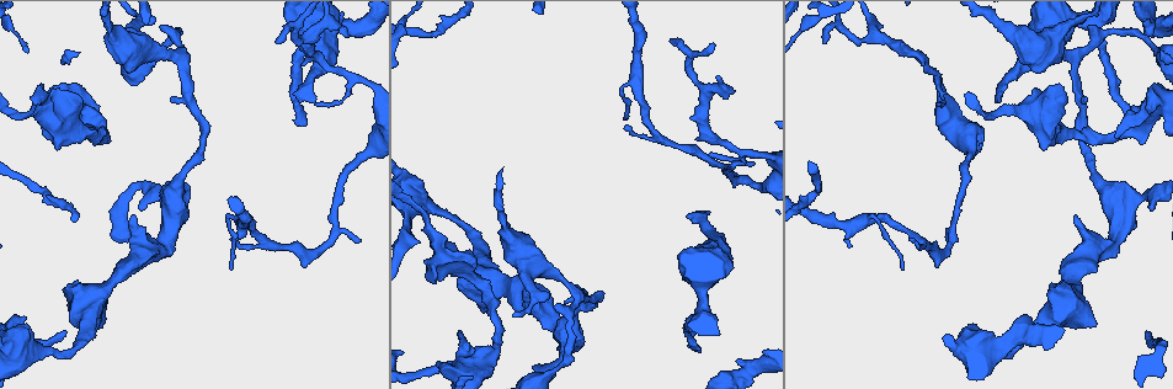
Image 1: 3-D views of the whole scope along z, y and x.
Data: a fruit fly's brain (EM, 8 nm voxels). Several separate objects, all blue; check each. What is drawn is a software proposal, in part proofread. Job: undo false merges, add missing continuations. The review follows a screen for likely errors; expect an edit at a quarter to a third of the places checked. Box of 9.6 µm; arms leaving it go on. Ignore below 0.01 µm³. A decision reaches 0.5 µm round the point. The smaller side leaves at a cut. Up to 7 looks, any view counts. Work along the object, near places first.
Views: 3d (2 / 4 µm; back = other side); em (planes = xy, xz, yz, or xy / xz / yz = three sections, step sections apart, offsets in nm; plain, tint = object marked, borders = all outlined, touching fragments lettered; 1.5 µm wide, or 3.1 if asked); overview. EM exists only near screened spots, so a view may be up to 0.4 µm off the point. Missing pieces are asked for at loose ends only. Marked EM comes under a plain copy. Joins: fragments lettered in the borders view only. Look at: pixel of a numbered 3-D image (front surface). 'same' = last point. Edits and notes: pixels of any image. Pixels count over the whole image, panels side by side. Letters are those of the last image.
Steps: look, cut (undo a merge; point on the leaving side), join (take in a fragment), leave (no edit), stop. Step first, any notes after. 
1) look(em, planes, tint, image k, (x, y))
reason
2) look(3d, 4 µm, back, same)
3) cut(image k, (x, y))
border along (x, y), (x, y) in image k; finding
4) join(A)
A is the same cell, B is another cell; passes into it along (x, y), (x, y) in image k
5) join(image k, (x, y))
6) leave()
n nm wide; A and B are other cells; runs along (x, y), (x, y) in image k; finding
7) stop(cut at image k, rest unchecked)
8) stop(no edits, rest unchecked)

look(3d, 2 µm, back, image 1, (1148, 206))
branch stops here

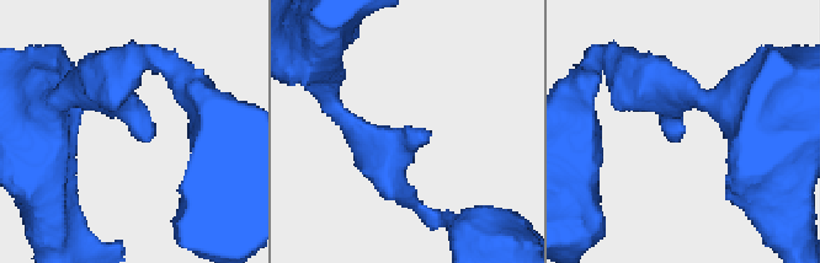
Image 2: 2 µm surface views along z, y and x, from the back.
look(em, planes, borders, image 2, (428, 133))

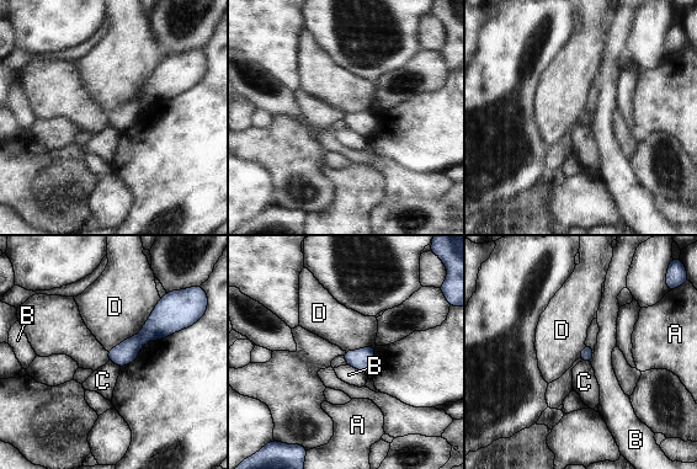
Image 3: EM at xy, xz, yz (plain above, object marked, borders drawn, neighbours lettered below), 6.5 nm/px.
leave()
A, B, C and D are other cells; runs along (173, 315), (124, 353), (112, 358) in image 3; none of them fits

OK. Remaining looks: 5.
look(3d, 2 µm, image 1, (302, 124))

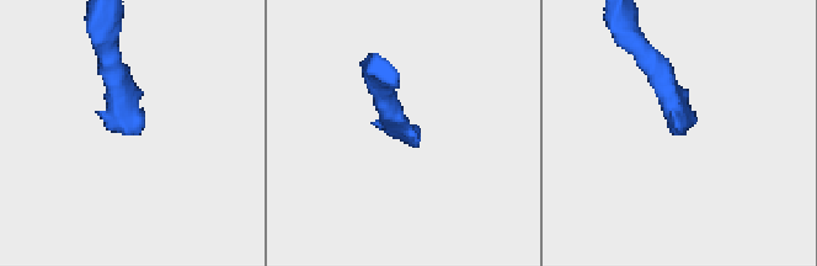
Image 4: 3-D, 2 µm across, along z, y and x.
look(em, xz, step 8, tint, image 4, (403, 121))

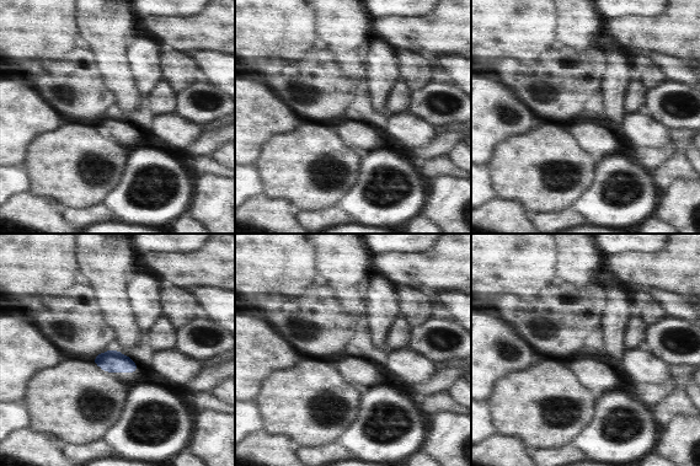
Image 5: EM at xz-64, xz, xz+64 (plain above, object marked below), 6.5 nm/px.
look(em, planes, borders, same)
another direction

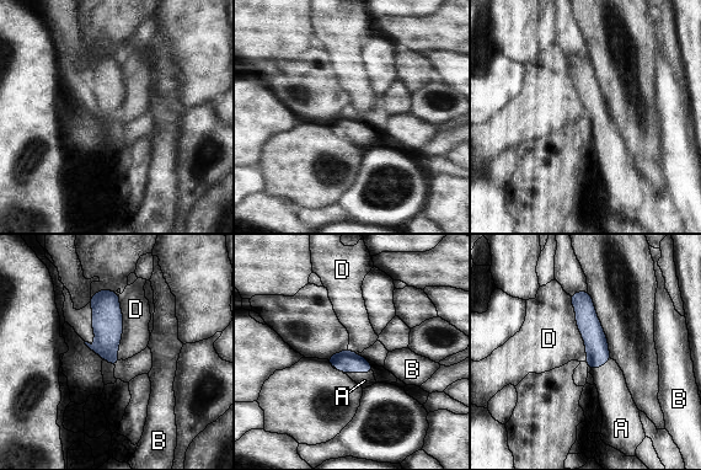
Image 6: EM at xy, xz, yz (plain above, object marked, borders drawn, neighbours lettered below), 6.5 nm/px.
join(A)
150 nm wide; A is the same cell, B and D are other cells; passes into it along (347, 362), (358, 372), (364, 380) in image 6; the neuron continues

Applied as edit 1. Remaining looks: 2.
look(3d, 2 µm, image 1, (690, 53))
sharp bend

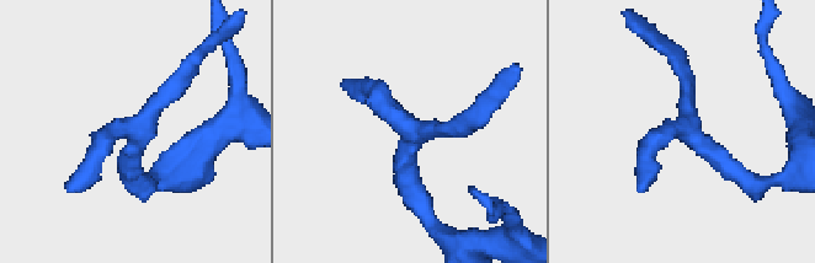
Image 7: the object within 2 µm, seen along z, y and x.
look(em, planes, borders, image 7, (412, 127))
shape alone is not enough

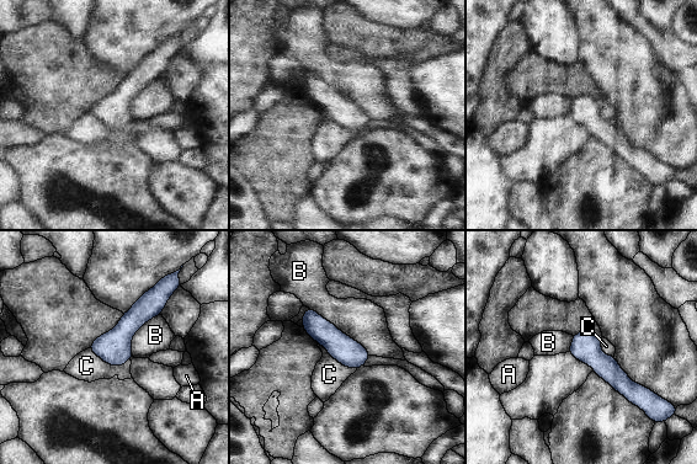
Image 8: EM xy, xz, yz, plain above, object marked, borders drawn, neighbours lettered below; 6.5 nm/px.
leave()
A, B and C are other cells; runs along (576, 337), (631, 390), (644, 390) in image 8; all the same neuron

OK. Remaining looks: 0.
stop(join at image 6, rest unchecked)

